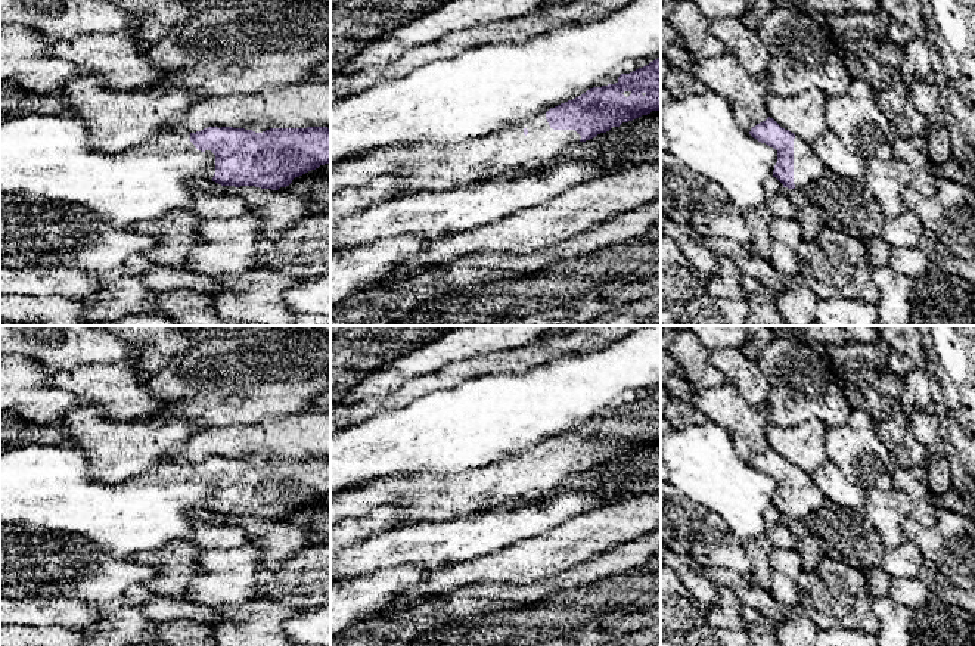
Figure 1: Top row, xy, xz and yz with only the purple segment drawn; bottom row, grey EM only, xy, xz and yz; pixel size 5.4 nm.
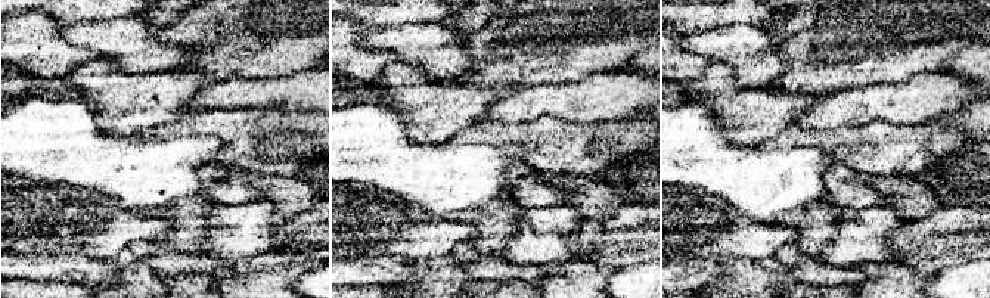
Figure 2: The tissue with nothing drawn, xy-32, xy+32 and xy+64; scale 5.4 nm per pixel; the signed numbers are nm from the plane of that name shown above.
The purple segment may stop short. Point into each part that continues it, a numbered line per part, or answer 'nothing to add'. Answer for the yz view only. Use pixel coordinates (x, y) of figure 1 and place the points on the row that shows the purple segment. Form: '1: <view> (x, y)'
1: yz (807, 168)

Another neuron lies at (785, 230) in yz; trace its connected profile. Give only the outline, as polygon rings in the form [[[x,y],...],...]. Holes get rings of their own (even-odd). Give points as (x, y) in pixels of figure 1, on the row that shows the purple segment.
[[[773,218],[768,233],[771,237],[770,264],[782,276],[799,271],[797,246],[802,240],[801,227],[795,218]]]

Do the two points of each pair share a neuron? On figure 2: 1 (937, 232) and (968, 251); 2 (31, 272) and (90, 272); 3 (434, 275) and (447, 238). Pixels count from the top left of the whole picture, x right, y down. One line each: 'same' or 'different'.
1: same
2: same
3: different

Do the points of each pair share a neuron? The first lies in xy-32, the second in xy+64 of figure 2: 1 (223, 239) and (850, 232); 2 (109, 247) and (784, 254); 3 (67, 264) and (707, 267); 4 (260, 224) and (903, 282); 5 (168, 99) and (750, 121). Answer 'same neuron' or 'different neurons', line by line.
1: same neuron
2: different neurons
3: same neuron
4: different neurons
5: same neuron

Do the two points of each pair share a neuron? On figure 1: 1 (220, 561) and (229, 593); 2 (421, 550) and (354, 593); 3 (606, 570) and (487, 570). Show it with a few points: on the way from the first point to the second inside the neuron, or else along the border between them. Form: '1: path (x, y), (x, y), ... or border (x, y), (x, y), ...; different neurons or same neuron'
1: path (220, 568), (229, 580), (229, 586); same neuron
2: border (431, 571), (416, 565), (396, 565), (363, 575); different neurons
3: border (596, 553), (562, 571), (533, 581); different neurons

